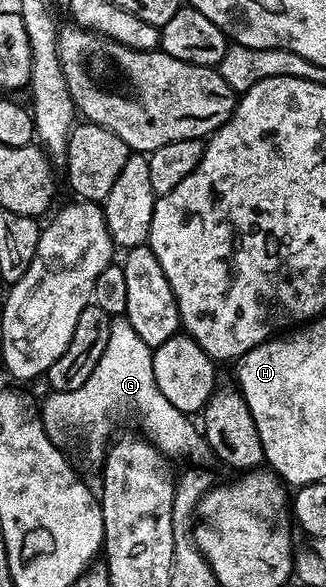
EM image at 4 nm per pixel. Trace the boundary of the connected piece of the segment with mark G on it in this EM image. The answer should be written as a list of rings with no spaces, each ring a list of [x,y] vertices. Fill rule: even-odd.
[[[115,316],[111,319],[111,335],[109,336],[109,345],[105,347],[105,353],[102,354],[101,360],[97,360],[97,368],[93,368],[92,375],[89,376],[89,380],[85,380],[85,384],[81,384],[81,388],[77,388],[73,392],[61,392],[60,390],[48,393],[48,398],[45,397],[41,402],[41,409],[43,411],[43,423],[45,424],[45,428],[47,429],[48,436],[55,441],[56,444],[64,444],[63,442],[67,442],[71,438],[71,434],[76,434],[77,437],[80,438],[81,441],[87,445],[87,450],[92,454],[96,460],[102,459],[105,454],[105,447],[112,441],[113,433],[111,434],[111,429],[114,428],[115,425],[119,422],[119,417],[122,414],[136,414],[139,417],[139,426],[138,429],[142,431],[144,435],[150,441],[154,442],[155,447],[160,450],[160,452],[165,455],[168,459],[174,460],[174,458],[184,458],[187,464],[190,464],[192,467],[214,467],[216,465],[217,459],[215,457],[215,453],[211,451],[209,448],[209,444],[207,443],[207,437],[203,435],[202,429],[198,425],[195,426],[190,417],[188,415],[182,414],[180,410],[177,408],[173,408],[173,404],[169,404],[169,400],[165,400],[165,396],[161,393],[161,388],[157,388],[157,376],[153,376],[153,348],[149,344],[145,344],[145,340],[141,340],[141,336],[137,336],[136,329],[133,328],[133,325],[130,324],[129,320],[126,316]]]

